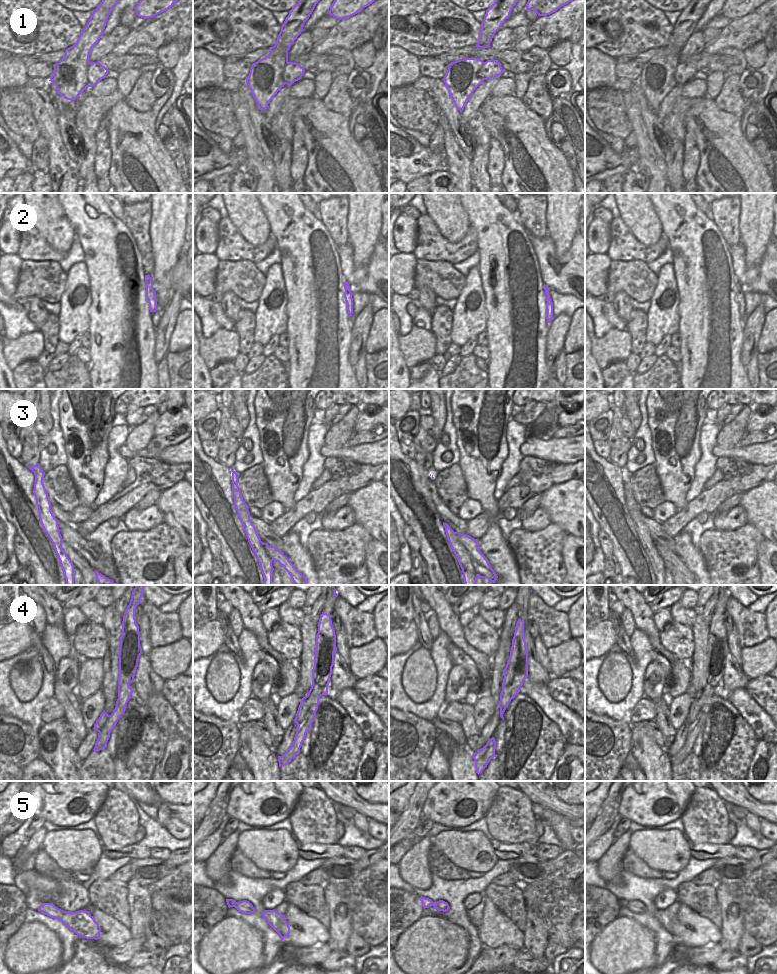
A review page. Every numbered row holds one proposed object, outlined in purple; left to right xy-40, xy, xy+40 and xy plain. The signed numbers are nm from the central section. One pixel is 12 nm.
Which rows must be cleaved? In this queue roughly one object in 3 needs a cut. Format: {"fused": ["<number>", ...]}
{"fused": ["1", "3", "4"]}

